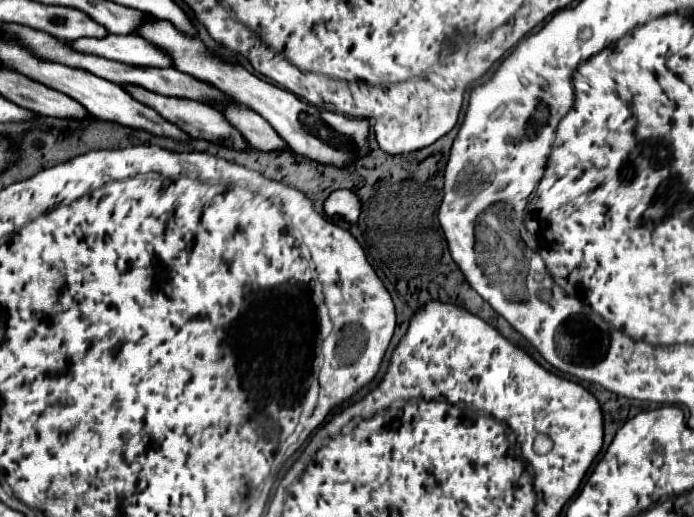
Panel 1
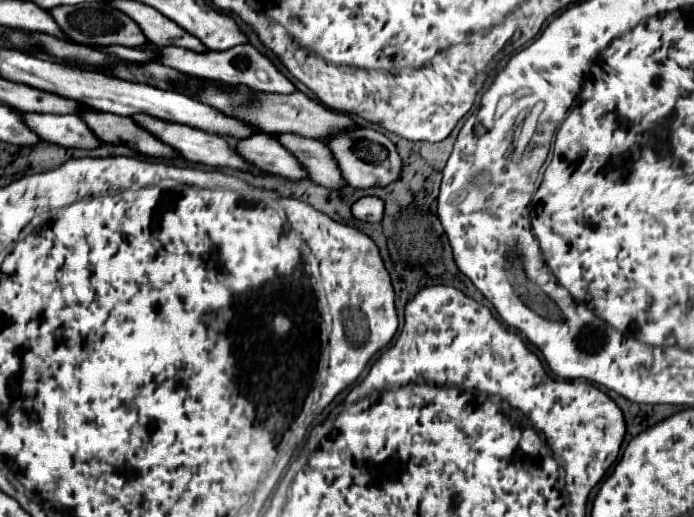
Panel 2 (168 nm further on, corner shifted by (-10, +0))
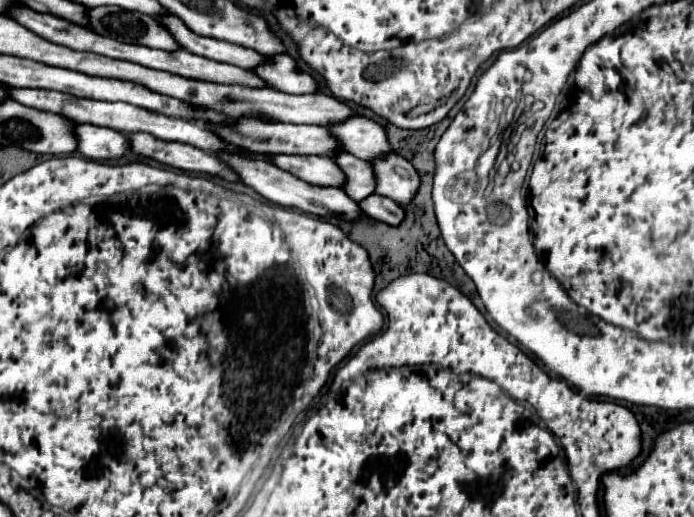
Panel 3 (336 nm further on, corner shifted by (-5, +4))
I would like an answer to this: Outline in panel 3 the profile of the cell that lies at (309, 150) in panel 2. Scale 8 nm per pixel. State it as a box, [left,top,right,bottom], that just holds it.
[335,152,377,202]

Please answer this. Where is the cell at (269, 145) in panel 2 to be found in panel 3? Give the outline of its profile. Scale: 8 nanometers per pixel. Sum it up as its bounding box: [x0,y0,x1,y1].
[277,156,345,186]

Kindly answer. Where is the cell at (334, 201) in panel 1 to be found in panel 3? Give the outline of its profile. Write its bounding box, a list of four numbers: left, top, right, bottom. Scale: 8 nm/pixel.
[361,194,405,226]

